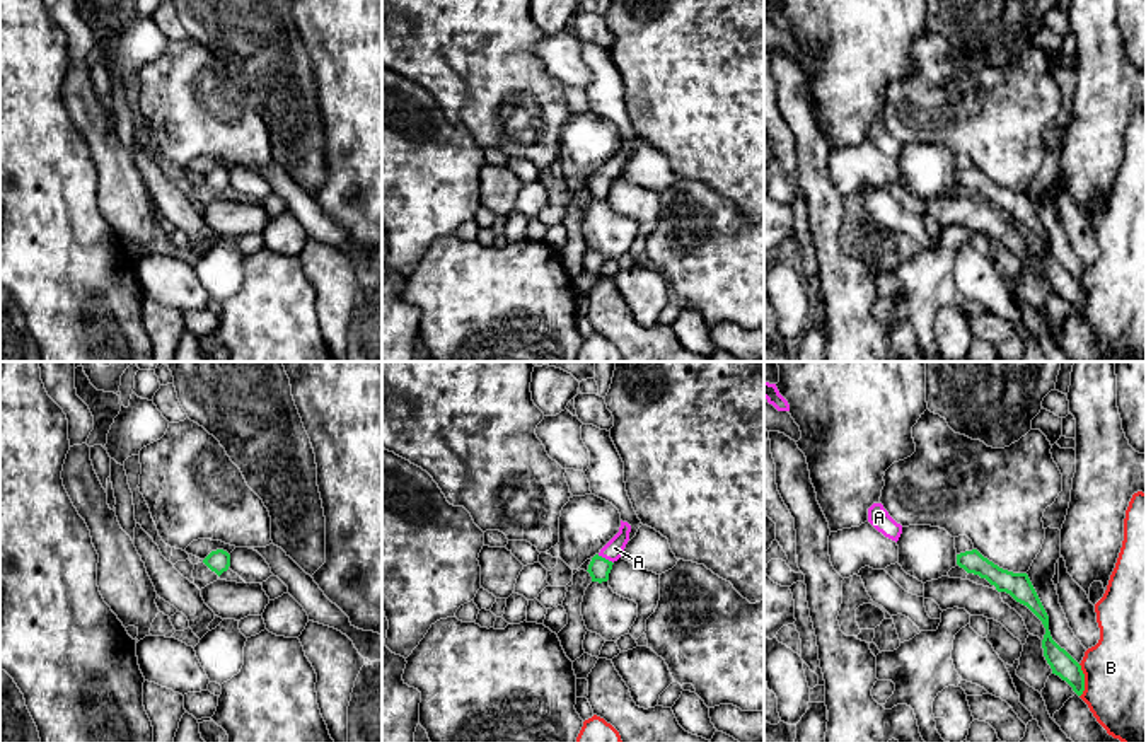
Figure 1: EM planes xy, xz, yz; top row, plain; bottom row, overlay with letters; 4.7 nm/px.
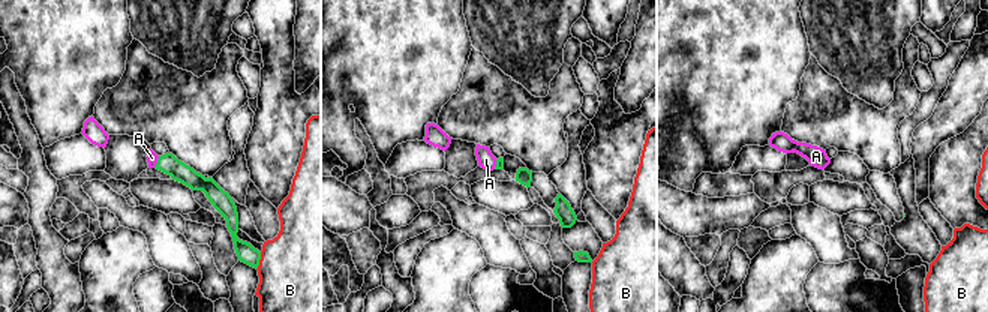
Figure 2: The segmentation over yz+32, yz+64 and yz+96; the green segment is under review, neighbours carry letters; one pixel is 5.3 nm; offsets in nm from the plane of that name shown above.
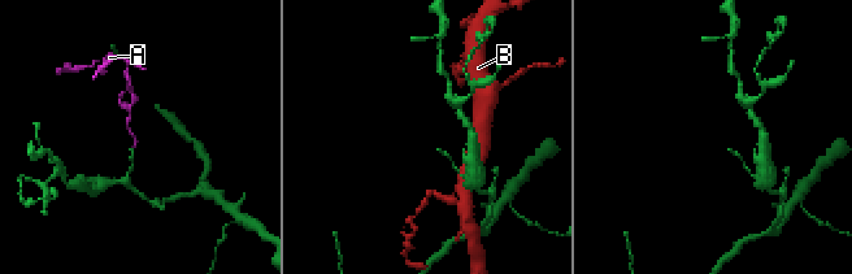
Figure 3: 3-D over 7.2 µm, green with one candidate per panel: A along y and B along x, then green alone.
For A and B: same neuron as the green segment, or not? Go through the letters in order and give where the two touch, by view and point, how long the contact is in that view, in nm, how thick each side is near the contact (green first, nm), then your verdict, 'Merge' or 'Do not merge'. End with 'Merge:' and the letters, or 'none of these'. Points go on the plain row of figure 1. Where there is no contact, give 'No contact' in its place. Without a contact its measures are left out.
A: Touches green at xz (604, 176). Shared border 90 nm. Thickness 110 nm (green) against 90 nm. Merge
B: Touches green at yz (1083, 299). Shared border 160 nm. Thickness 110 nm (green) against 500 nm. Do not merge
Merge: A

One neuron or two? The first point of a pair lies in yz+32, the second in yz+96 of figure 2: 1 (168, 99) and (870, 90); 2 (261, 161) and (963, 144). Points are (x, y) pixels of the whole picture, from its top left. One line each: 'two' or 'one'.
1: two
2: one

